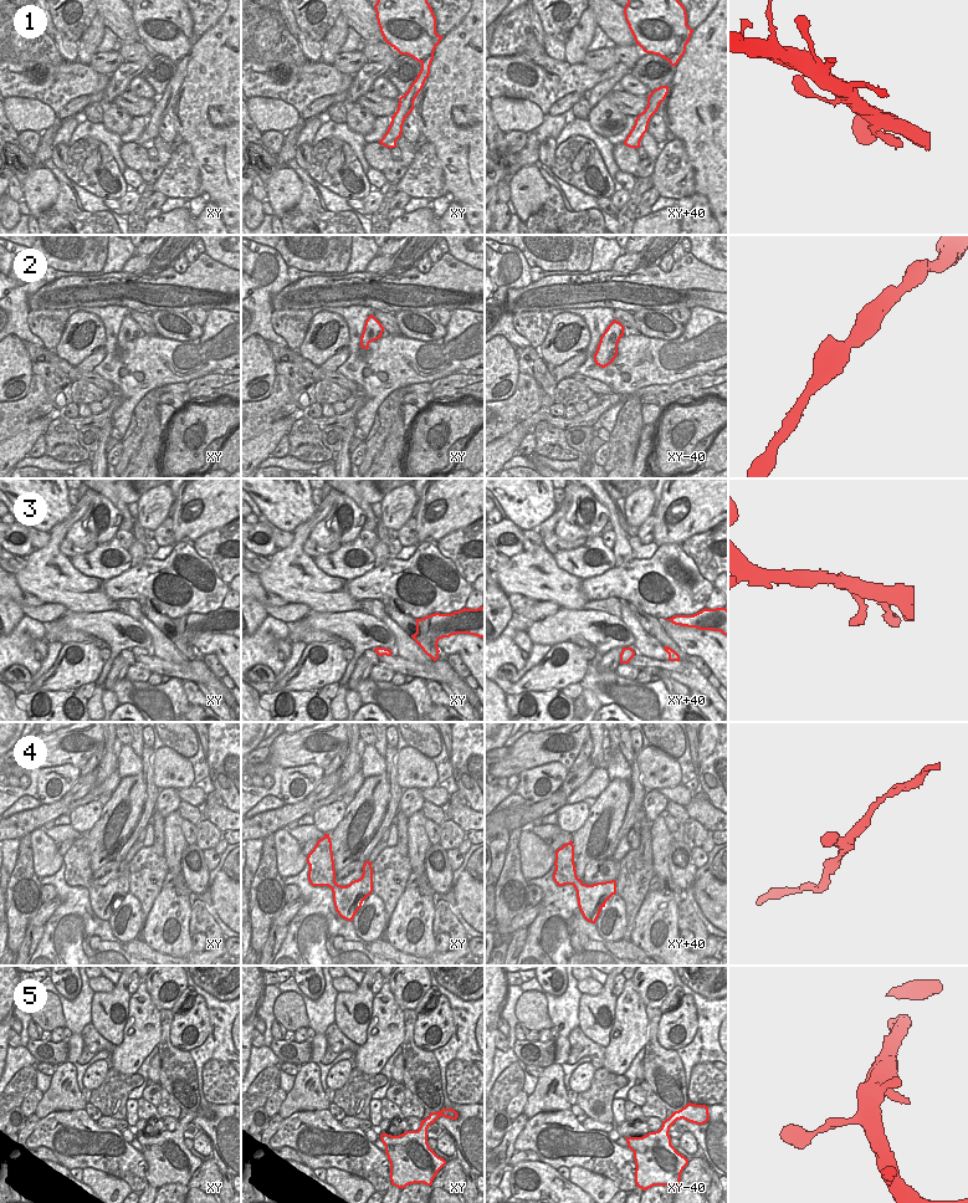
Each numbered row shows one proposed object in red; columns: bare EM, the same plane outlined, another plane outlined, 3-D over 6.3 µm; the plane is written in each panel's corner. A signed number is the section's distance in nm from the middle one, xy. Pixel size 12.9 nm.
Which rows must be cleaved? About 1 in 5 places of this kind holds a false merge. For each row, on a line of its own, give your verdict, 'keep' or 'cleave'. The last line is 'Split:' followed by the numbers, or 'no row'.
1: keep
2: keep
3: keep
4: keep
5: keep
Split: no row

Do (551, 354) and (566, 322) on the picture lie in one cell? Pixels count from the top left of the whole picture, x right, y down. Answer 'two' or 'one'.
one

